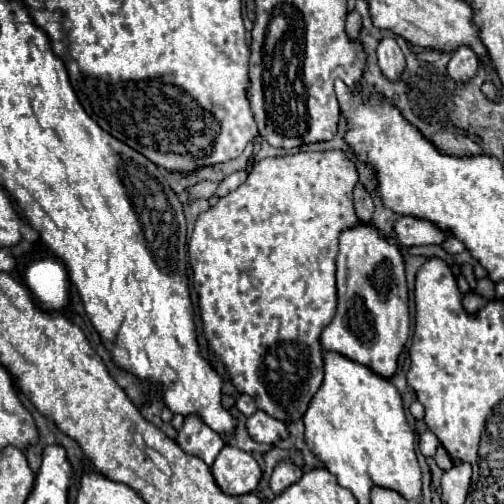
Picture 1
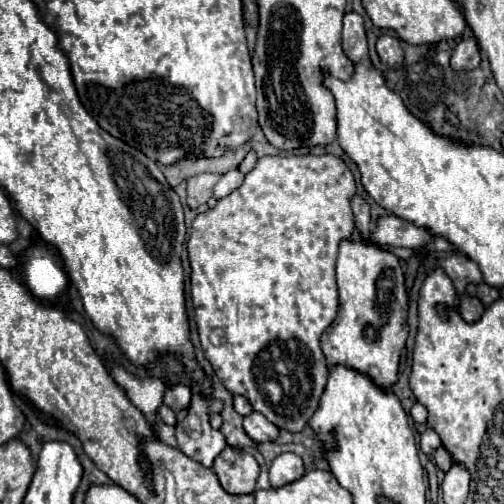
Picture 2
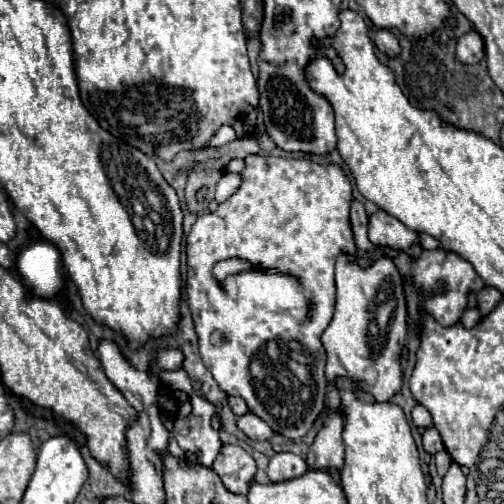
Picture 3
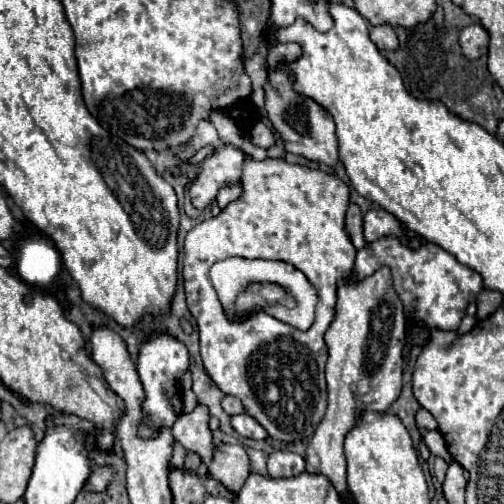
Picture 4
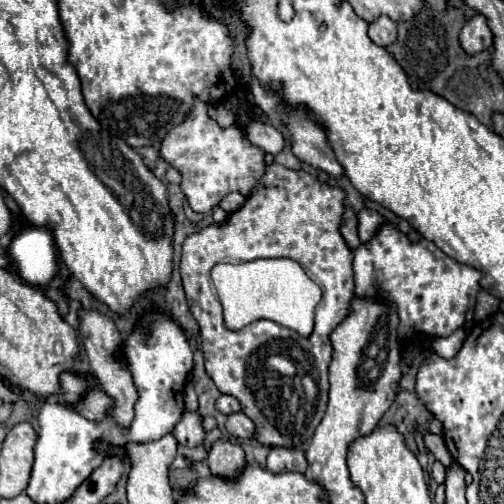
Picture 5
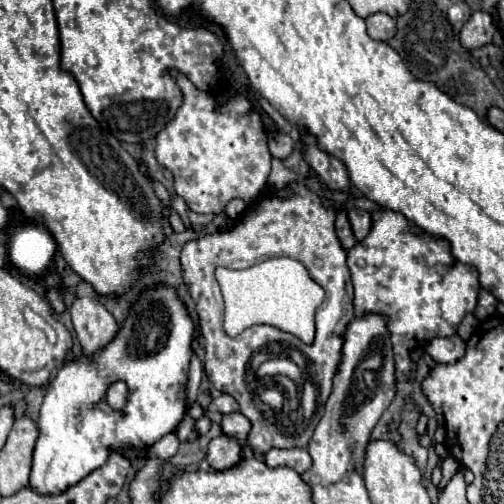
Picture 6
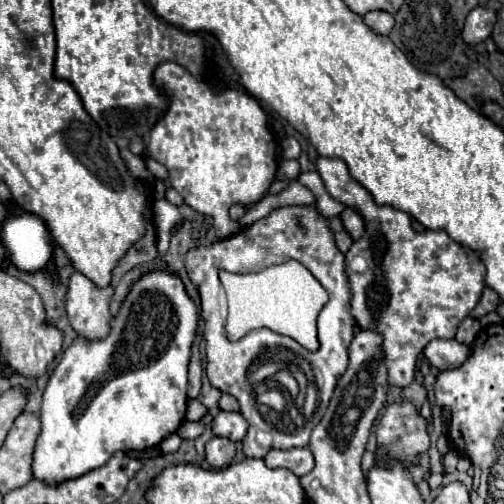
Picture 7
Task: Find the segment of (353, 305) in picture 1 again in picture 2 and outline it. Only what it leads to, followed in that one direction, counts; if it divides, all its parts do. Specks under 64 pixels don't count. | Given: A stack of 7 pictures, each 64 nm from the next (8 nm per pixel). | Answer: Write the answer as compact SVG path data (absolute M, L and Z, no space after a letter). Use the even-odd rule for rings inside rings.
M360 238L344 240L340 244L336 260L336 280L338 280L338 314L334 322L324 330L320 342L328 362L328 368L346 366L364 376L368 376L378 388L390 390L398 382L400 354L408 336L408 296L404 288L404 272L400 260L380 248L364 244Z

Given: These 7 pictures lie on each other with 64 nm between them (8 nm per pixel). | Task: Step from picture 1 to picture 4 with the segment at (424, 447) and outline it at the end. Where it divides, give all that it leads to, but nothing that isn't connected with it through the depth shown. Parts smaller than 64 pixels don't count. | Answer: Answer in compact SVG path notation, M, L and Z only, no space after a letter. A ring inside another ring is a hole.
M436 430L428 432L428 434L424 436L424 442L426 442L426 446L430 448L432 454L436 454L436 456L443 458L448 465L452 463L453 458L448 452L446 444L444 444L444 440L442 440L442 436L440 436L440 432L436 432Z

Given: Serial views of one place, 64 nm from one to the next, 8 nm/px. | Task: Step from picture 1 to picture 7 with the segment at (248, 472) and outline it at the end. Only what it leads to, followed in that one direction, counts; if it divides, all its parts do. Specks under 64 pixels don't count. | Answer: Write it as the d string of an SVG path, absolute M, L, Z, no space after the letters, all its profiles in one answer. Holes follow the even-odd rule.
M212 438L206 444L206 462L212 468L224 468L224 466L228 466L232 462L234 454L236 454L236 446L228 438Z

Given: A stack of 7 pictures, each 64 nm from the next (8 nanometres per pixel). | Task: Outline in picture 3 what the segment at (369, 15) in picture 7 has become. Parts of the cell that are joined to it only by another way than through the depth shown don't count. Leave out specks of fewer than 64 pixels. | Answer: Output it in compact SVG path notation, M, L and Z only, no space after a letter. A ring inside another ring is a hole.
M376 30L374 32L374 44L380 52L386 52L388 56L396 56L396 52L400 52L400 44L398 44L398 38L390 32L390 30Z

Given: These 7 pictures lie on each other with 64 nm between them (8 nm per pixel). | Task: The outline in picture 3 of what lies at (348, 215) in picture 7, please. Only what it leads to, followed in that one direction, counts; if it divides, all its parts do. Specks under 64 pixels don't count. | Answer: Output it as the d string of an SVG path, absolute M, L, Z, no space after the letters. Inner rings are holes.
M378 210L368 218L368 240L372 244L408 250L412 244L418 242L418 234L400 224L400 220L396 220L388 212Z

